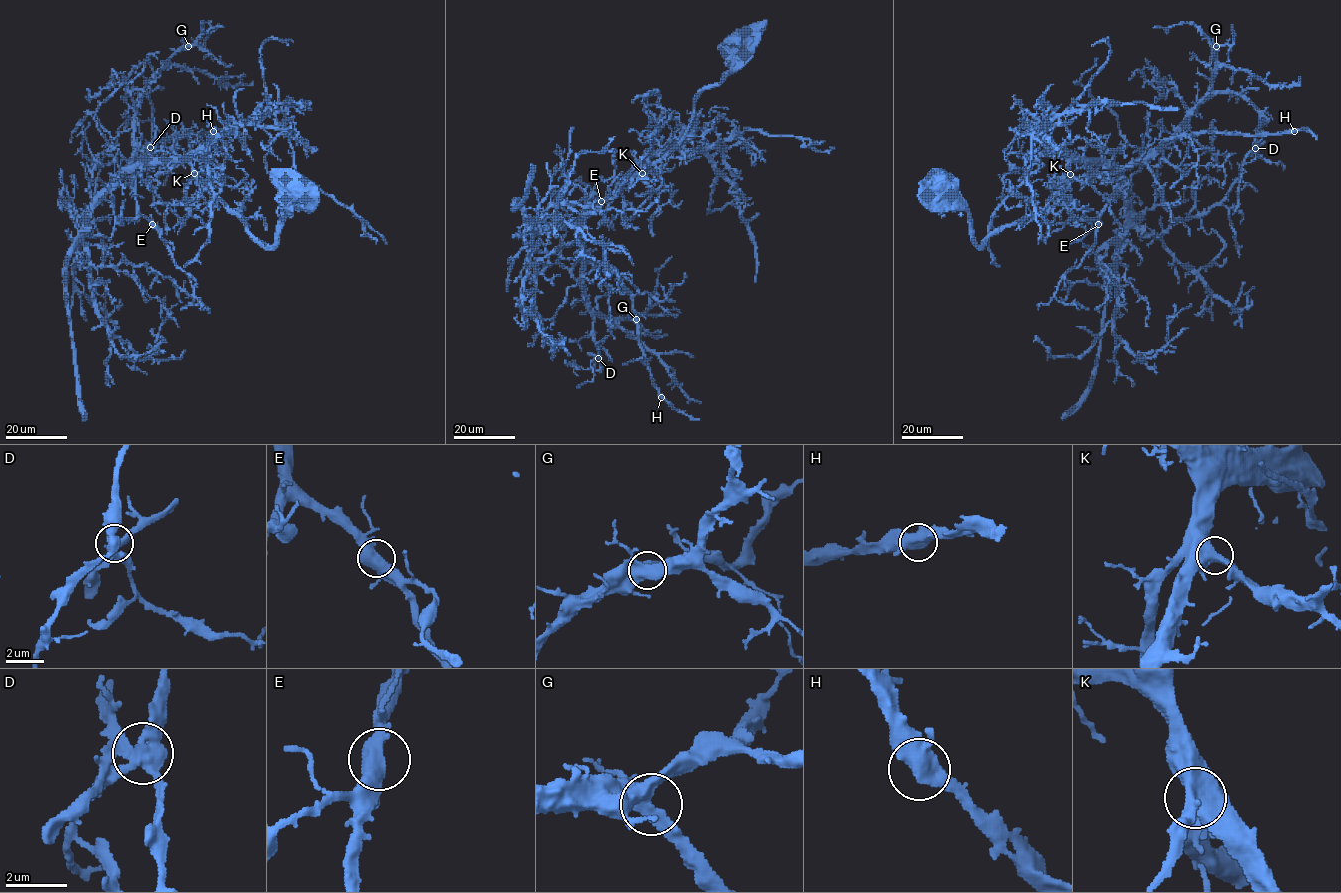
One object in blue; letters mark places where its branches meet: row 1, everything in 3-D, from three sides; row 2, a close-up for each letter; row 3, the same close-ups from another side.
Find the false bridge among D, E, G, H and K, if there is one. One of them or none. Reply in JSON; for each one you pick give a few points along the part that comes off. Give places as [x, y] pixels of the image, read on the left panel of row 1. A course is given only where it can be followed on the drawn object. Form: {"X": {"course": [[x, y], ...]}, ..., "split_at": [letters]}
{"D": {"course": [[149, 147], [151, 163], [147, 177], [154, 207], [160, 213]]}, "split_at": ["D"]}

